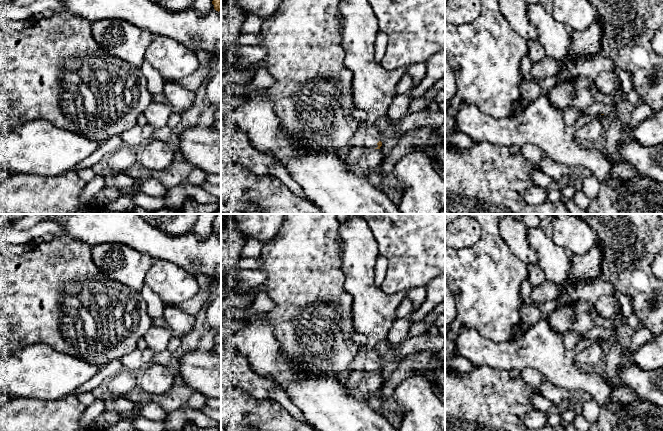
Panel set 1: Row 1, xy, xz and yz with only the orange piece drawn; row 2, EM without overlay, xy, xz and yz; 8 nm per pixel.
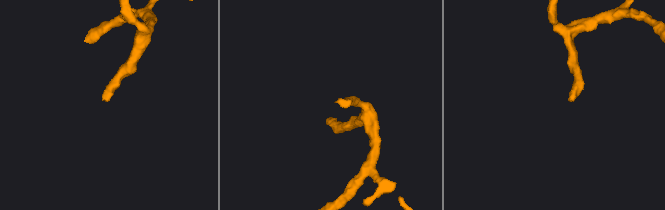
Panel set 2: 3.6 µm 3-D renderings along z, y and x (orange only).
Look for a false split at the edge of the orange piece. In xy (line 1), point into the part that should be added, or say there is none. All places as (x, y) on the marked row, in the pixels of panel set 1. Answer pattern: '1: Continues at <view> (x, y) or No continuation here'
1: No continuation here

